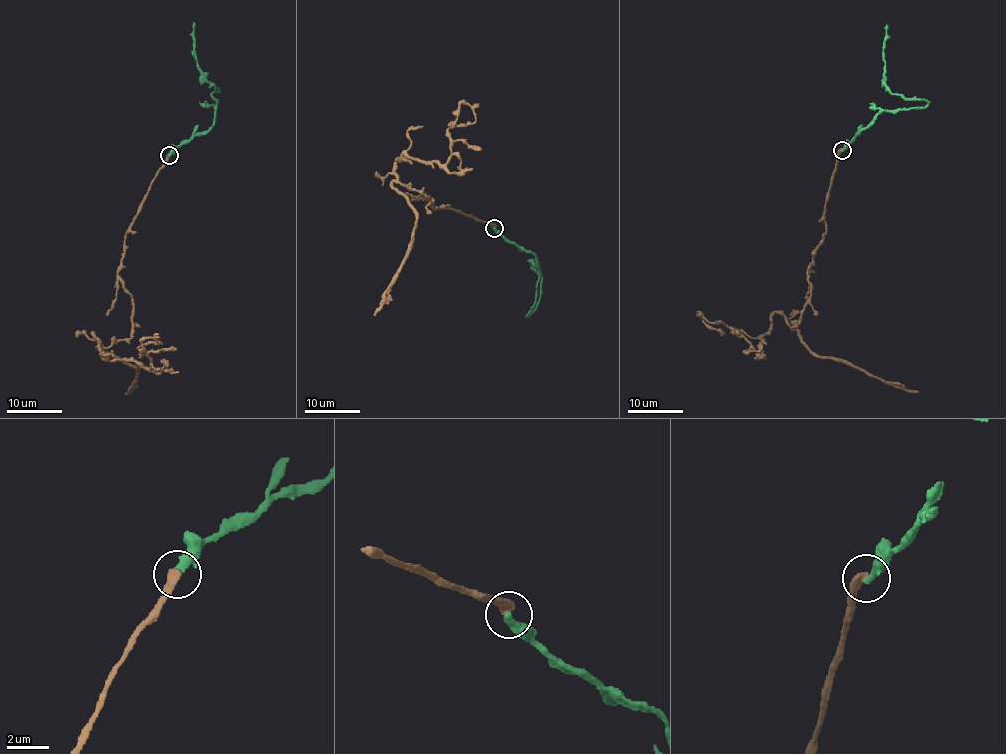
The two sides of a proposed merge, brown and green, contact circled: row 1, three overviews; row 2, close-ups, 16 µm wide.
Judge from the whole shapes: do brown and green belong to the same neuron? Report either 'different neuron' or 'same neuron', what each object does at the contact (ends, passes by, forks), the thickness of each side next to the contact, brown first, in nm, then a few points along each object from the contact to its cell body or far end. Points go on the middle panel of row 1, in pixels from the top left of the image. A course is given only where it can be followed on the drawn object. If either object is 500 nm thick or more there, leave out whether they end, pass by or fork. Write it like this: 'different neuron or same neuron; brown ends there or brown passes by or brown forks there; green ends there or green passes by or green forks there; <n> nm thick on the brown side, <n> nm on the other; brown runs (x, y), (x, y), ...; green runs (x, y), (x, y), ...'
different neuron; brown ends there; green ends there; 440 nm thick on the brown side, 400 nm on the other; brown runs (494, 227), (399, 183), (404, 155), (446, 164), (448, 130), (475, 115), (459, 104), (448, 125); green runs (494, 227), (535, 256), (538, 277), (536, 300), (527, 316), (539, 301), (542, 279), (532, 266), (538, 263)

